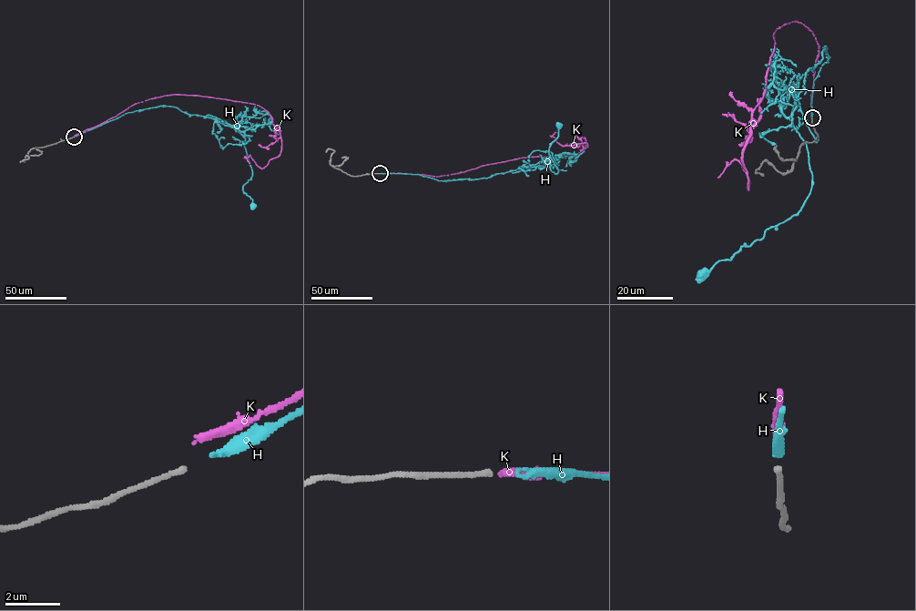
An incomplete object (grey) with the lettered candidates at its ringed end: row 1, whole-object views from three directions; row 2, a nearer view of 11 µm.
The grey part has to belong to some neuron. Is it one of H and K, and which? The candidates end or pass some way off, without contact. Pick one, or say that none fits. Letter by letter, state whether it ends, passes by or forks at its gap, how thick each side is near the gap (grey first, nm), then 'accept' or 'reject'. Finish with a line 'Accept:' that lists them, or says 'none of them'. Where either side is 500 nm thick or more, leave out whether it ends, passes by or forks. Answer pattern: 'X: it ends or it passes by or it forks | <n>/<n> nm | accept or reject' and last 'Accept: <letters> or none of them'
H: it ends | 180/240 nm | accept
K: it ends | 180/260 nm | reject
Accept: H

